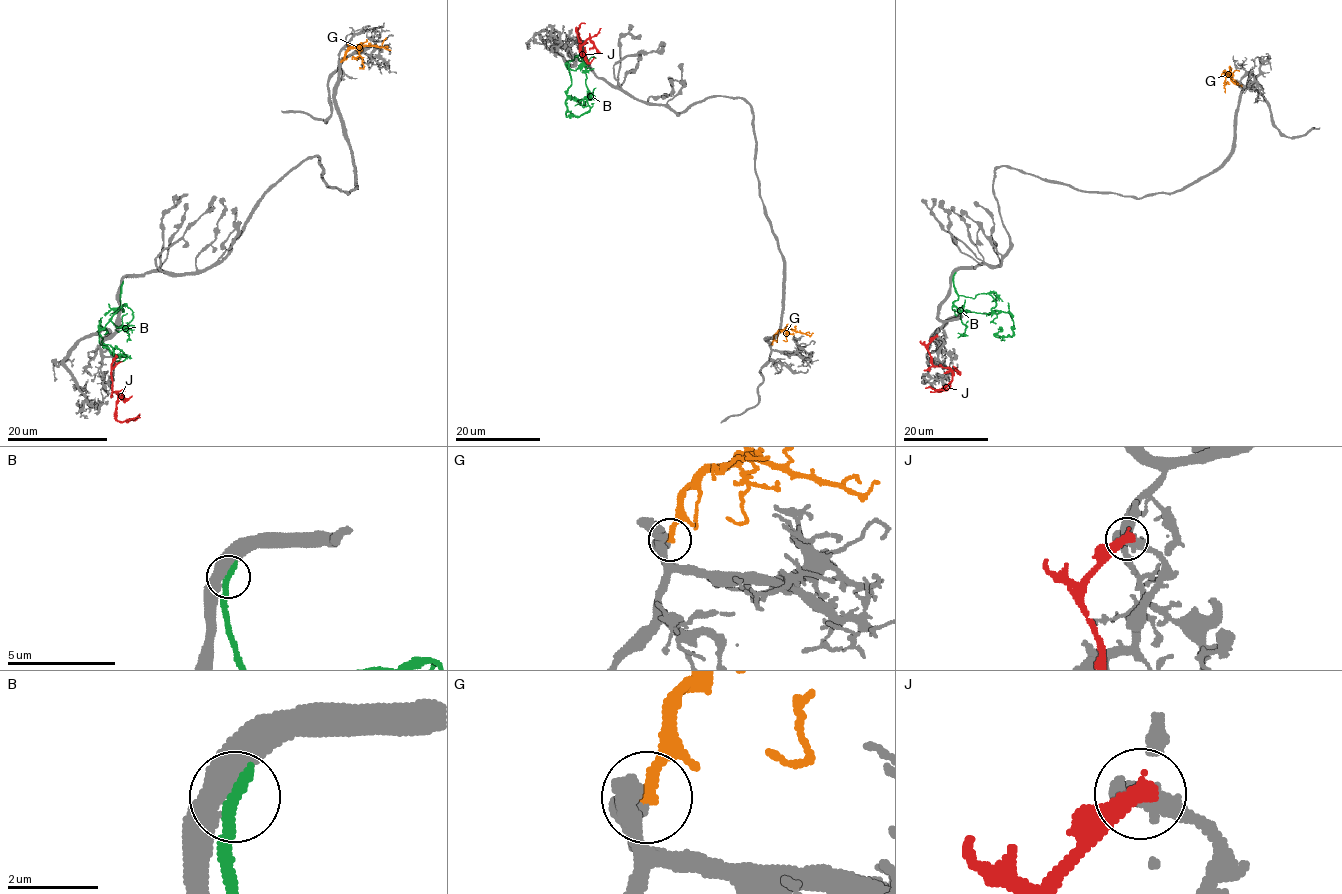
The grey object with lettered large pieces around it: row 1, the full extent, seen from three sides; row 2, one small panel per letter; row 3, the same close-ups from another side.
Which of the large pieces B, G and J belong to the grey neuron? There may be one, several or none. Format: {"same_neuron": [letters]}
{"same_neuron": ["G"]}

